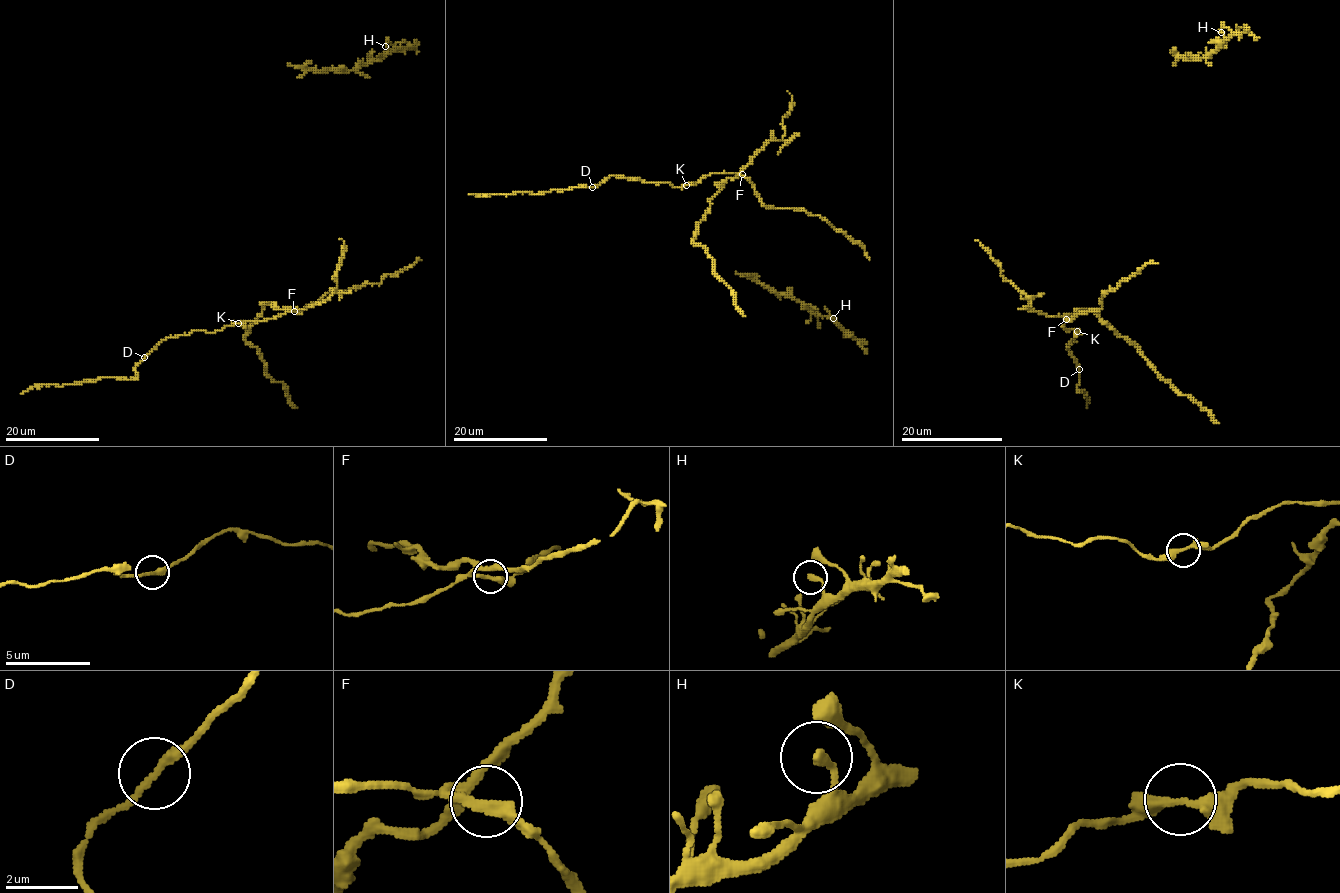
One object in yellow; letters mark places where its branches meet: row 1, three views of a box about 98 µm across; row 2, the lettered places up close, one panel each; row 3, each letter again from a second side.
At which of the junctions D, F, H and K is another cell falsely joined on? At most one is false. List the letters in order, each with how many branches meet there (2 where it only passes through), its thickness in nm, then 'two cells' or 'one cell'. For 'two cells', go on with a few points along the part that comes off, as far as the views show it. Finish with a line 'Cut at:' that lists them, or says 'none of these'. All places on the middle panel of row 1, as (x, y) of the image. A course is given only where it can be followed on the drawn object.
D: 2 branches meet; 240 nm thick; one cell
F: 2 branches meet; 300 nm thick; two cells; foreign part runs (742, 175), (728, 178), (712, 198), (693, 243), (706, 250), (714, 272), (732, 292), (743, 316)
H: 1 branches meet; 300 nm thick; one cell
K: 2 branches meet; 320 nm thick; one cell
Cut at: F

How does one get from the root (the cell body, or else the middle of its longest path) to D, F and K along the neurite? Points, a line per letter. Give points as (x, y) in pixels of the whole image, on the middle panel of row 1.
D: (787, 209), (767, 208), (755, 186), (732, 172), (713, 172), (680, 186), (620, 176), (592, 186)
F: (787, 209), (767, 208), (755, 186), (742, 175)
K: (787, 209), (767, 208), (755, 186), (746, 177), (732, 172), (713, 172), (686, 185)

